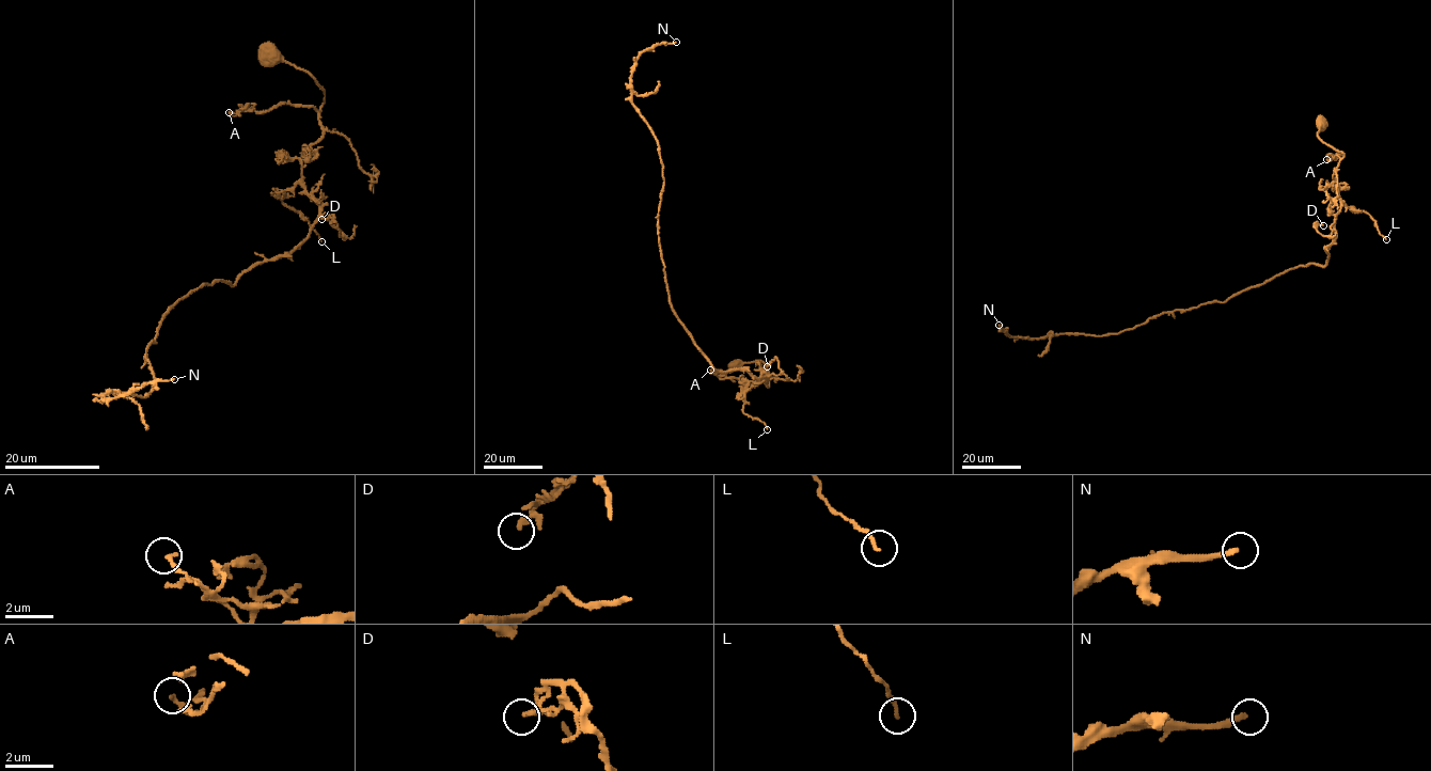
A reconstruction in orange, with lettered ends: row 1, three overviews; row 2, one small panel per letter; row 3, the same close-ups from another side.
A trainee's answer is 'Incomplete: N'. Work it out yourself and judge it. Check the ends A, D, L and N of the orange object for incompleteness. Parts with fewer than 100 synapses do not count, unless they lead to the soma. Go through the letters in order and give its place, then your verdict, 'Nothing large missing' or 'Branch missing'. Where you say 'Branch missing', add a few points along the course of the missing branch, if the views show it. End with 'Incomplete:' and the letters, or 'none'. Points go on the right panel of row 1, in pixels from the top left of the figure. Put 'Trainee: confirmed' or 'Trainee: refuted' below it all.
A: Place: (1326, 159). Nothing large missing
D: Place: (1323, 225). Nothing large missing
L: Place: (1386, 239). Nothing large missing
N: Place: (999, 325). Branch missing
Incomplete: N
Trainee: confirmed

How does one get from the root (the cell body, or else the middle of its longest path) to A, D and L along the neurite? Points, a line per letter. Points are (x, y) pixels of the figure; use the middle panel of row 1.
A: (735, 366), (761, 361), (769, 371), (769, 386), (757, 380), (748, 384), (734, 377), (722, 379), (710, 370)
D: (735, 366), (761, 361), (769, 371), (768, 387), (767, 376), (755, 380), (781, 371), (776, 358), (767, 366)
L: (735, 366), (761, 361), (769, 371), (769, 386), (767, 376), (756, 380), (745, 392), (743, 408), (767, 429)

